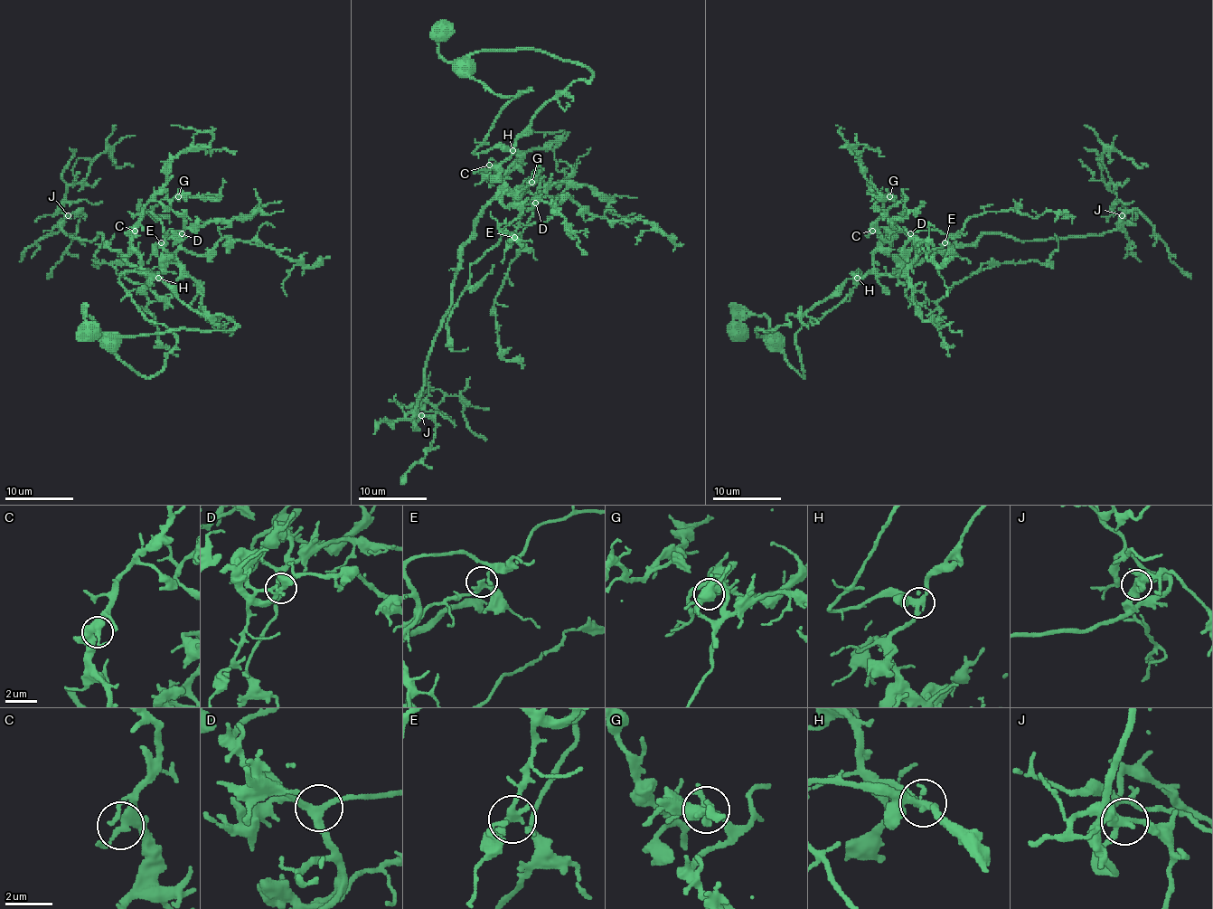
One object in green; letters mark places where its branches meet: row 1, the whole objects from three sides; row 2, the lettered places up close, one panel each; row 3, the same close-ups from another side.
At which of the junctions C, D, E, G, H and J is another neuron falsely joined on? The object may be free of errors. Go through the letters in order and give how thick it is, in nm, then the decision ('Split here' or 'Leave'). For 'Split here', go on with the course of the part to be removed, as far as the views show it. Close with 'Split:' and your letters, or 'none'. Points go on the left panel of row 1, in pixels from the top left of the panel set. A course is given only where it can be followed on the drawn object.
C: Thickness 320 nm. Leave
D: Thickness 260 nm. Leave
E: Thickness 240 nm. Leave
G: Thickness 280 nm. Leave
H: Thickness 320 nm. Split here. Course of the part to remove: (159, 277), (125, 271), (119, 282), (146, 318), (176, 337), (159, 372), (136, 374), (108, 334)
J: Thickness 260 nm. Leave
Split: H

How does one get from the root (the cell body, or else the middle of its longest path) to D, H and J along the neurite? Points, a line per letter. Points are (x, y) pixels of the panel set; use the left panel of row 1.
D: (135, 267), (146, 273), (157, 273), (178, 248), (182, 233)
H: (135, 267), (148, 273), (145, 273), (159, 277)
J: (135, 267), (114, 251), (100, 233), (93, 241), (71, 237), (62, 229), (62, 222), (68, 215)

